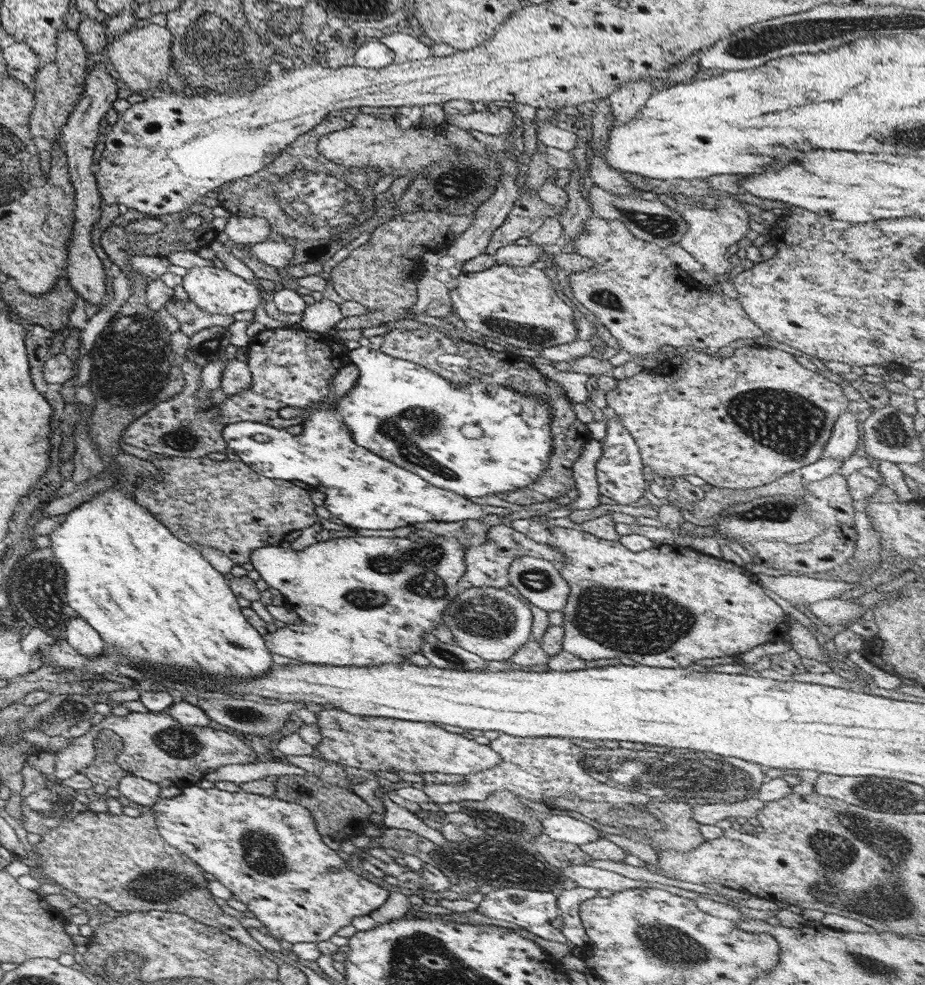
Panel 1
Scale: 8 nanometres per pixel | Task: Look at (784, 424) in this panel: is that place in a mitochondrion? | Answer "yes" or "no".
yes

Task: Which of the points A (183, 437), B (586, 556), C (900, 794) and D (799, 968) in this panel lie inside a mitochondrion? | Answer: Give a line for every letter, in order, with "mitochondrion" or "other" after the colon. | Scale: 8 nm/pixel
A: mitochondrion
B: other
C: mitochondrion
D: other

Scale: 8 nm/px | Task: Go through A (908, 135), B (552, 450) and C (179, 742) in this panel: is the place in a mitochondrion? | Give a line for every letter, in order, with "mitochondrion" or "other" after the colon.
A: mitochondrion
B: other
C: mitochondrion

